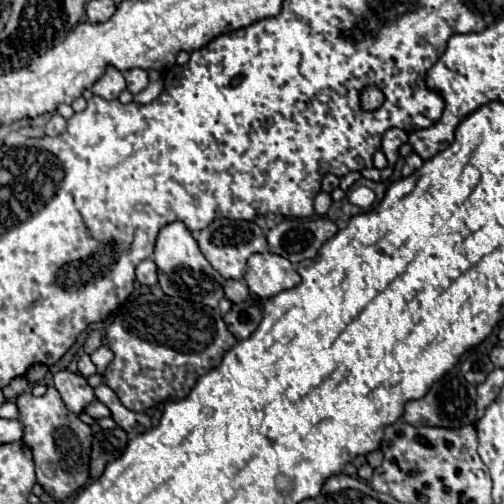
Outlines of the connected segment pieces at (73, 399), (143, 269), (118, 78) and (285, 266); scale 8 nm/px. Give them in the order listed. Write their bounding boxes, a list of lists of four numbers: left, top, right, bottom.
[[55,371,93,413],[135,259,157,287],[91,67,125,101],[245,251,301,299]]

